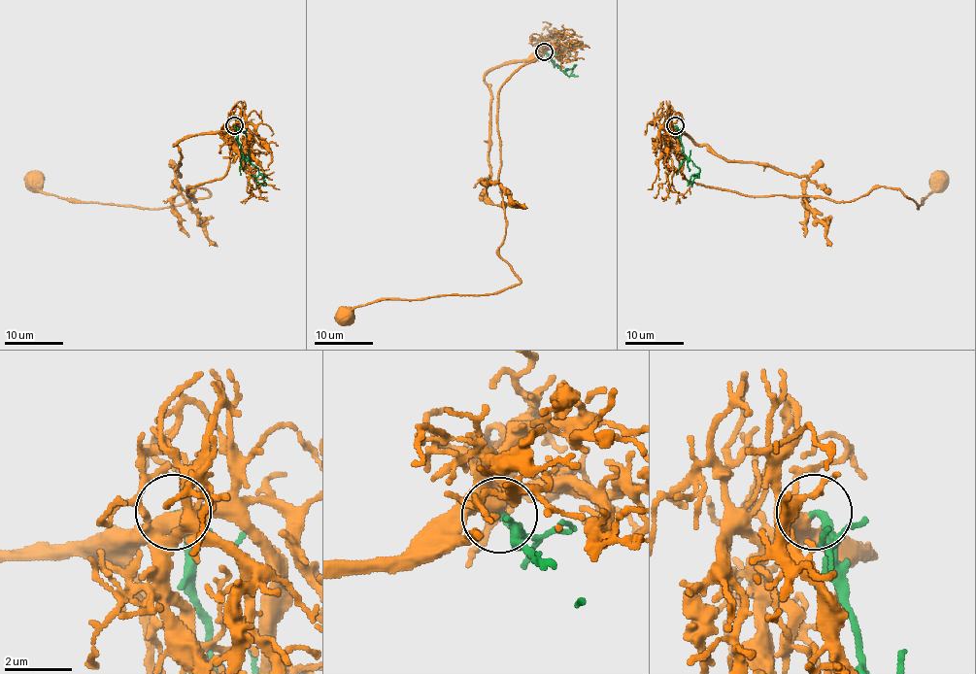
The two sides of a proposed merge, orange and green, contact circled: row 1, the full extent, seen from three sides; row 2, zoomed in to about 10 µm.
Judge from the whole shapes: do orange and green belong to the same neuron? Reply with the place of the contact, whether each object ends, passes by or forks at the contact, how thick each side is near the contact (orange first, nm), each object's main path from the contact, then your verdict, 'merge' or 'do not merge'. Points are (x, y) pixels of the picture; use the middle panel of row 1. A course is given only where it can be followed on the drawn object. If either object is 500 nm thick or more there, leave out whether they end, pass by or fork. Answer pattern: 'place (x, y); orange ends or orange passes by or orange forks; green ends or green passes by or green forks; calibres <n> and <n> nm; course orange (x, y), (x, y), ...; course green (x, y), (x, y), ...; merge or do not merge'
place (544, 51); orange forks; green ends; calibres 400 and 280 nm; course orange (545, 51), (499, 93), (506, 223), (499, 253), (518, 284), (491, 294), (378, 300), (344, 316); course green (545, 51), (568, 77), (576, 65); merge

